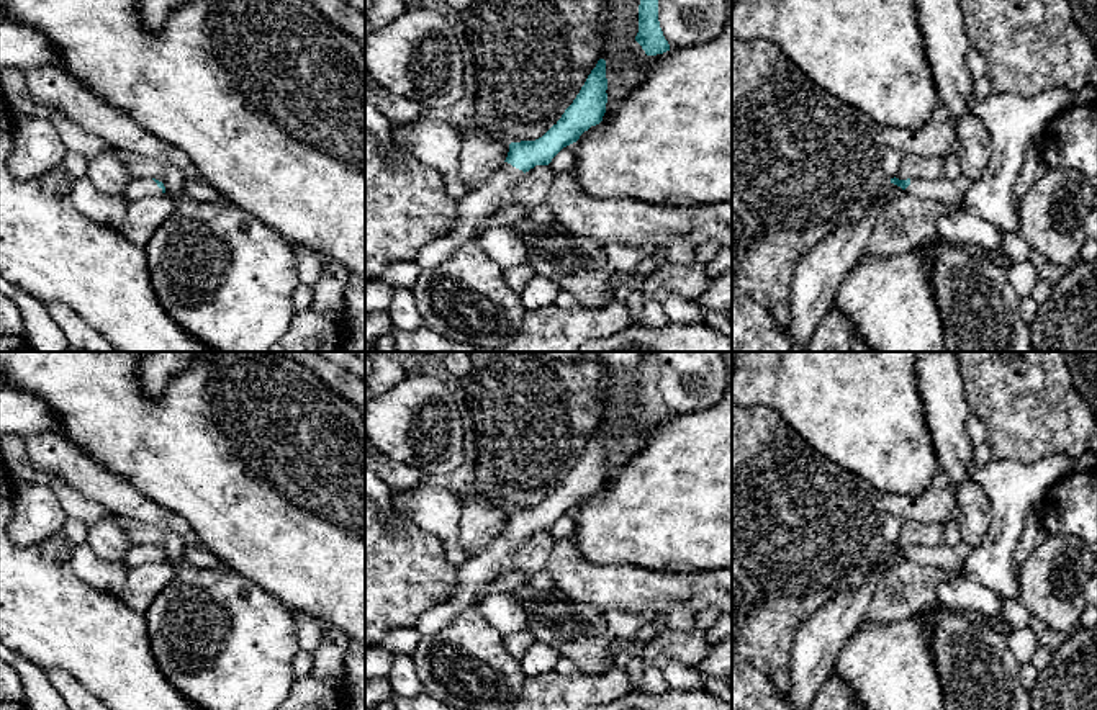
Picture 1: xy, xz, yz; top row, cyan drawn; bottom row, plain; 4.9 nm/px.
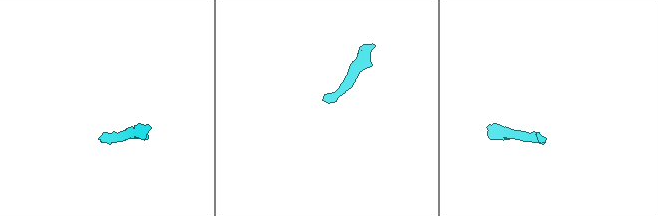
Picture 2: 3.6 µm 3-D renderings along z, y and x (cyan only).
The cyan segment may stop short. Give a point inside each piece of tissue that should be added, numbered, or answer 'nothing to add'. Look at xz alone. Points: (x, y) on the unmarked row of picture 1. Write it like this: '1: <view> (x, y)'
1: xz (498, 561)

